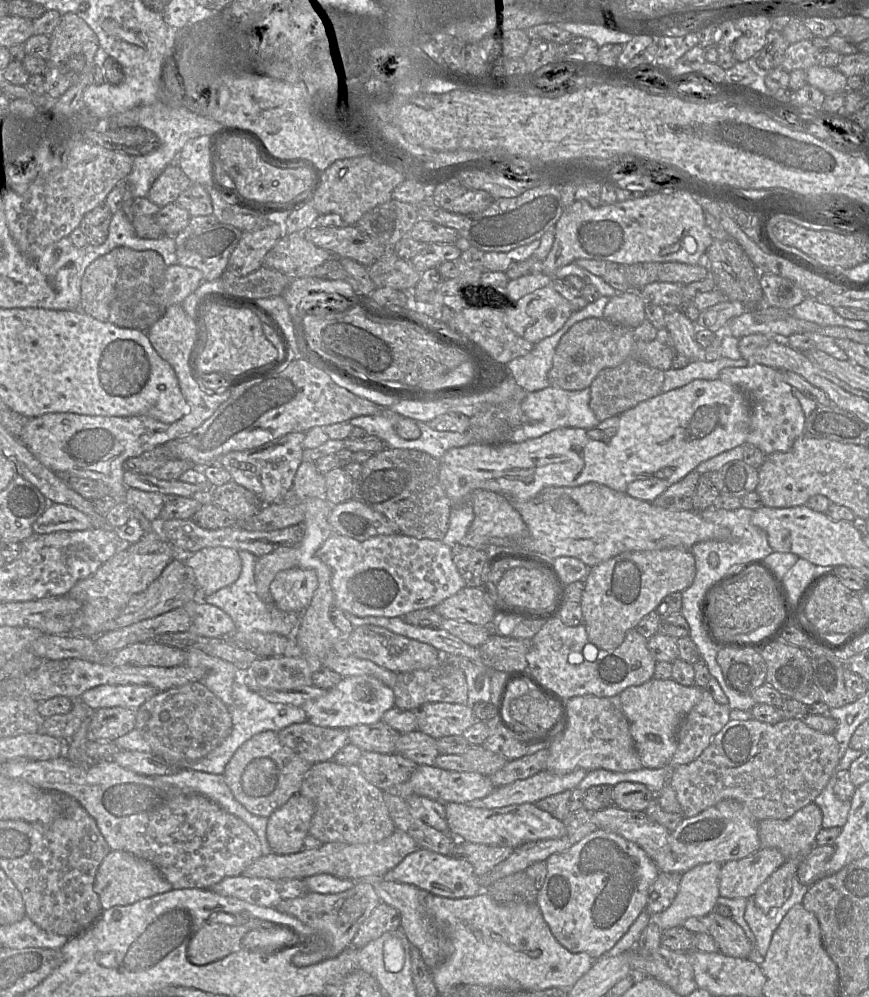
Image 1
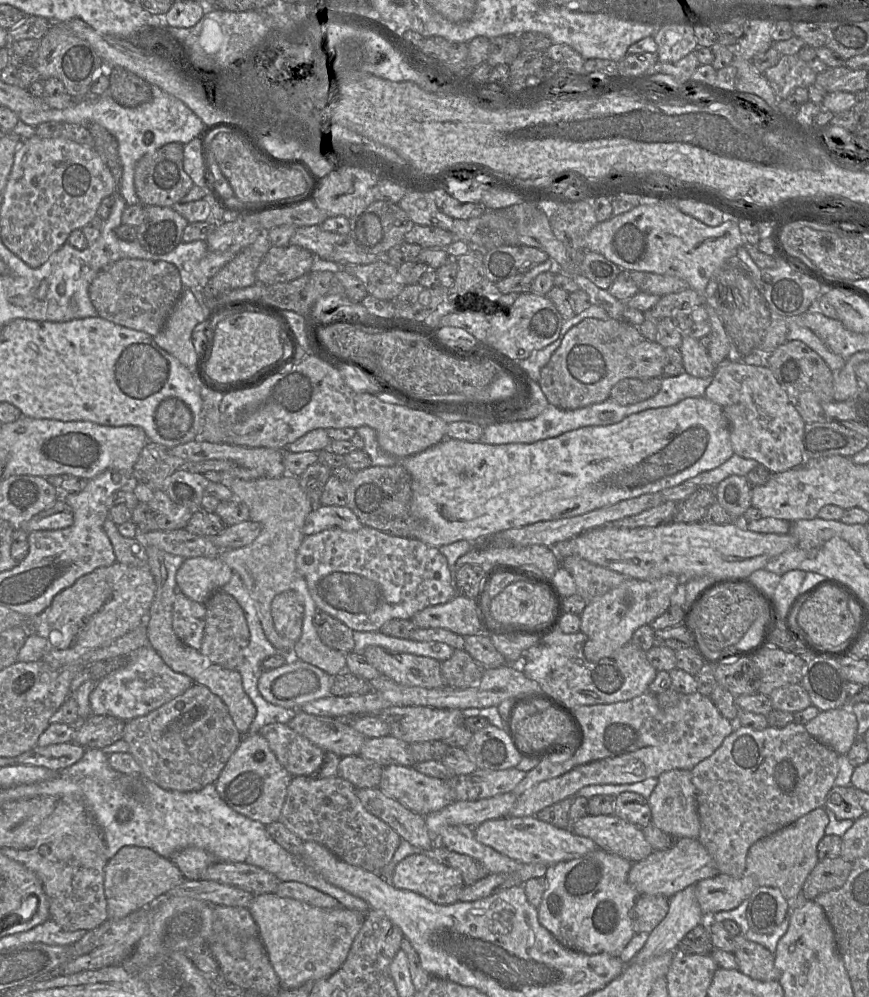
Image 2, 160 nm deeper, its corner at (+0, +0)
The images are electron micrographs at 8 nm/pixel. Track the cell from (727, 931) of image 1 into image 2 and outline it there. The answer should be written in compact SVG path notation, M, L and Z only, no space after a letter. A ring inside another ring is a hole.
M744 935L733 937L733 952L738 963L738 970L752 979L759 981L778 981L780 972L774 964L774 954L764 946L750 941Z

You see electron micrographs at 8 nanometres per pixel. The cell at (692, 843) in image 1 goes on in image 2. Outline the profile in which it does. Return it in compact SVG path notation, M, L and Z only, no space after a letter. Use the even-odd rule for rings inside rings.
M681 838L676 839L672 847L653 851L647 858L633 862L628 881L639 895L663 895L671 898L686 887L718 874L714 859L698 839Z

